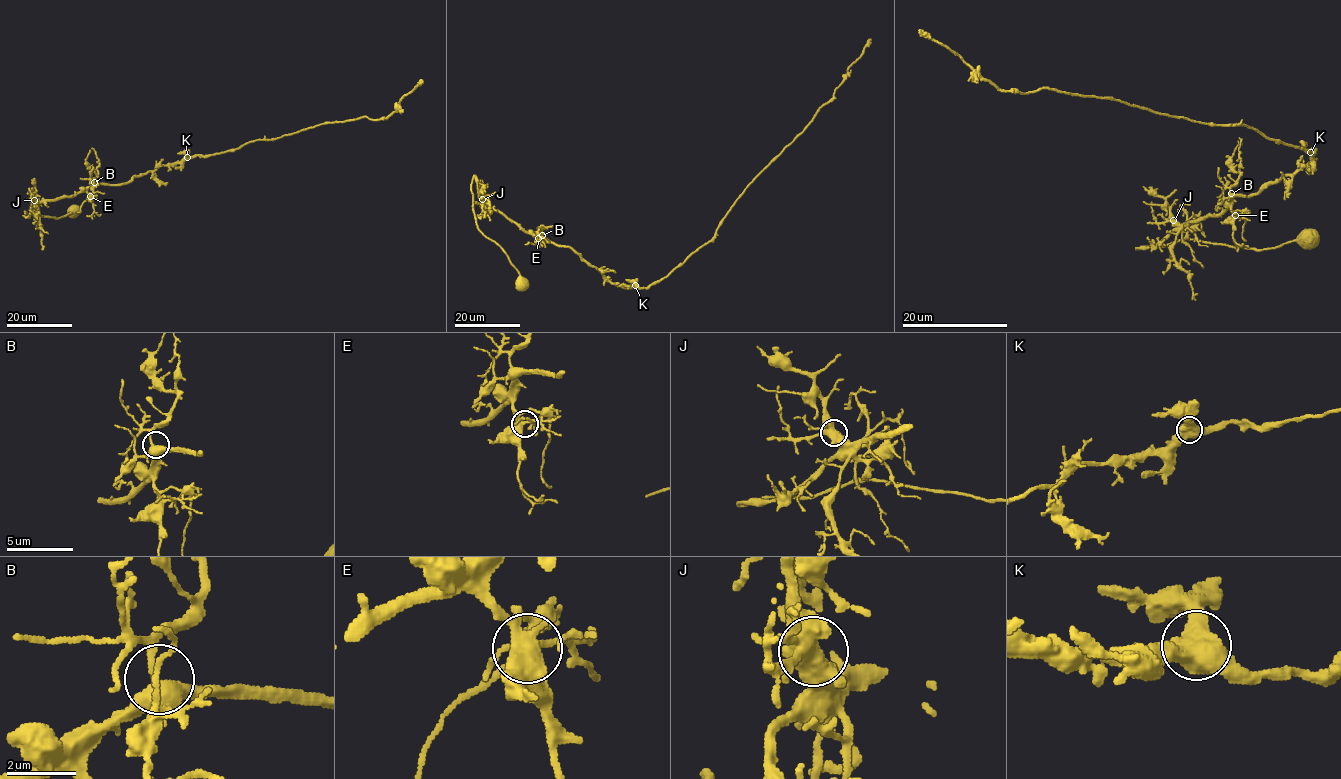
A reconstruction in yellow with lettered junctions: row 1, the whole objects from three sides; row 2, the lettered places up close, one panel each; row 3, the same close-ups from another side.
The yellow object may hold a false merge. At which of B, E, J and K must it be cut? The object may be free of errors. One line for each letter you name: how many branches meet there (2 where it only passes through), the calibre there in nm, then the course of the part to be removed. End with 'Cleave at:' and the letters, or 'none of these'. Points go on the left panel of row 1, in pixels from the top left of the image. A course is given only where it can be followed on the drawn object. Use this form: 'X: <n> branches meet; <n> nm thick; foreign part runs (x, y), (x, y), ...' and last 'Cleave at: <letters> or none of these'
Cleave at: none of these

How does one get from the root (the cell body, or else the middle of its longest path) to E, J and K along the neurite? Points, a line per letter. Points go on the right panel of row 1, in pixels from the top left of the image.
E: (1306, 239), (1263, 250), (1192, 239), (1138, 248), (1158, 246), (1185, 223), (1218, 215), (1226, 208), (1235, 215)
J: (1306, 239), (1289, 240), (1263, 250), (1192, 239), (1138, 248), (1157, 246), (1175, 227), (1174, 221)
K: (1306, 239), (1263, 250), (1192, 239), (1138, 248), (1218, 215), (1234, 196), (1259, 193), (1305, 167), (1310, 152)

